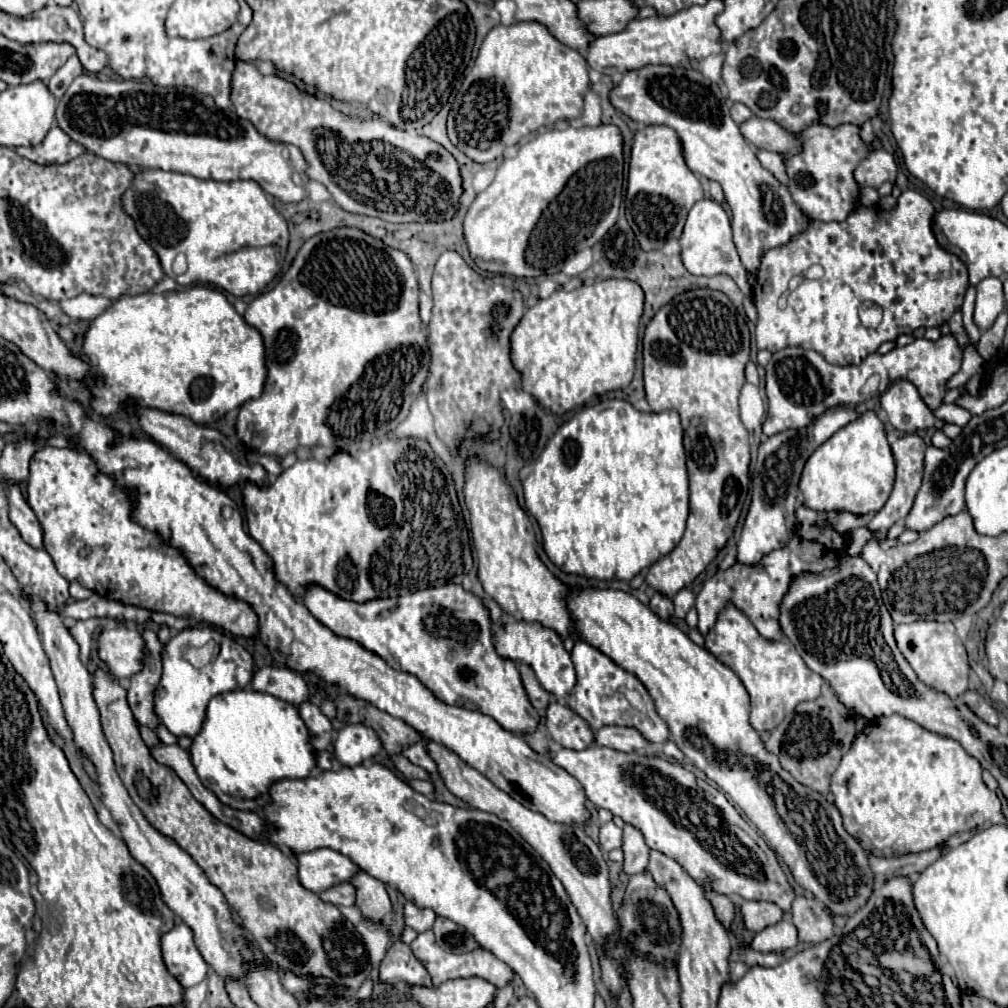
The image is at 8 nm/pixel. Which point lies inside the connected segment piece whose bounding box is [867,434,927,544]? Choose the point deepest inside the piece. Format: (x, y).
(909, 451)

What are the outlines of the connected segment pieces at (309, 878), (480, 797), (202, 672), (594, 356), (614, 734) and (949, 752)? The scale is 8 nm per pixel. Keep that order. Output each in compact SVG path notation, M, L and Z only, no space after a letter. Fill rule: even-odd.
M319 848L313 852L297 854L297 862L299 882L317 894L335 884L349 882L361 870L351 858L331 848Z
M431 742L427 744L429 754L433 756L433 760L437 762L439 774L445 780L445 786L463 802L467 802L469 806L483 810L483 812L491 812L495 816L499 816L501 820L509 822L513 826L513 830L527 842L531 844L537 854L551 866L551 870L555 872L555 876L563 882L571 902L575 904L577 912L581 914L585 926L587 926L587 934L591 934L591 938L599 944L603 944L605 934L611 934L617 930L617 920L615 920L615 912L611 908L611 884L609 884L609 872L607 872L607 862L601 856L601 850L597 846L597 842L593 842L585 830L581 826L575 824L559 824L559 822L551 822L549 818L545 818L539 812L533 812L529 808L525 808L521 802L517 802L515 798L511 798L507 792L499 790L495 784L491 784L485 776L481 776L477 770L469 768L457 754L449 752L445 746Z
M185 628L177 636L169 640L169 644L163 648L163 676L155 692L155 712L173 732L175 736L197 736L201 730L201 724L205 720L205 710L207 704L213 696L229 692L229 690L241 690L245 688L251 678L253 678L253 658L251 654L239 646L233 638L223 636L219 632L219 642L217 642L217 632L213 628ZM215 640L219 644L219 654L213 662L209 662L205 668L195 668L191 662L185 658L187 648L197 648L203 646L205 642Z
M601 280L577 290L555 290L549 298L539 300L531 306L521 324L513 332L513 364L523 374L523 390L529 392L543 408L555 414L565 414L573 408L583 406L595 394L627 388L633 380L637 342L639 342L639 320L643 314L645 294L633 280Z
M603 726L603 728L595 730L595 744L617 748L621 752L633 752L633 750L641 750L649 742L635 728L629 728L629 726Z
M879 716L857 734L851 750L841 758L839 768L831 776L831 792L835 806L841 810L845 830L855 836L861 846L875 856L915 854L943 844L949 836L985 824L1005 824L1001 802L981 780L981 764L969 756L963 746L947 736L925 730L903 716Z

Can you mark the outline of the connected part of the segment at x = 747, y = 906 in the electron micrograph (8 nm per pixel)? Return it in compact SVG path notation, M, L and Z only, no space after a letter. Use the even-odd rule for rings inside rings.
M757 900L745 902L741 906L741 914L745 918L747 930L753 930L753 932L761 932L763 928L773 926L785 918L785 912L773 902L757 902Z

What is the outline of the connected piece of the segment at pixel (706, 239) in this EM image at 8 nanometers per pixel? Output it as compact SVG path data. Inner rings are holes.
M703 198L699 200L685 222L685 230L683 236L679 238L683 250L681 250L681 258L685 268L695 274L695 276L717 276L717 274L727 274L731 276L737 286L743 290L743 294L751 294L751 286L747 284L747 276L745 276L745 268L741 266L737 248L733 244L733 232L731 232L731 220L725 212L725 208L715 202L713 198Z

